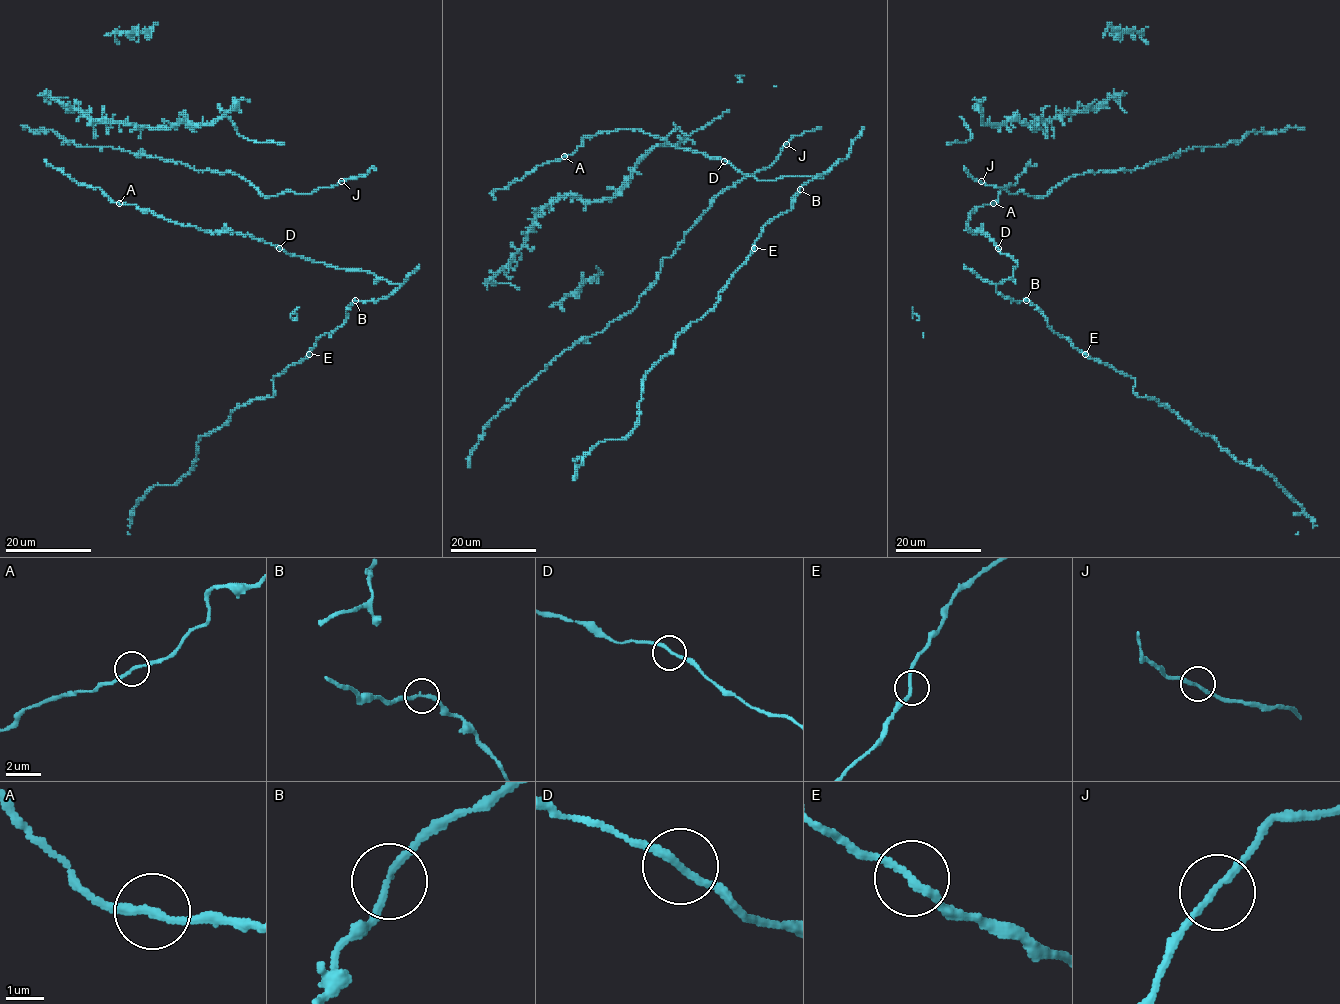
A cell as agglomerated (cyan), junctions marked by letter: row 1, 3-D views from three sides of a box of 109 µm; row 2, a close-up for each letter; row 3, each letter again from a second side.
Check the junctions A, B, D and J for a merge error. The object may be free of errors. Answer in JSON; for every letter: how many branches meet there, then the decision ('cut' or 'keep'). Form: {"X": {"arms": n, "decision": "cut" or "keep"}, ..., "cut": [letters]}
{"A": {"arms": 2, "decision": "keep"}, "B": {"arms": 2, "decision": "keep"}, "D": {"arms": 2, "decision": "keep"}, "J": {"arms": 2, "decision": "keep"}, "cut": []}

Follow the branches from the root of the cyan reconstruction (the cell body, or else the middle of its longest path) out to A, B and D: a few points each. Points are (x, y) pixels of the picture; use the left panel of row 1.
A: (79, 185), (98, 188), (111, 201), (119, 203)
B: (79, 185), (176, 223), (251, 235), (289, 254), (370, 271), (400, 285), (380, 299), (355, 300)
D: (79, 185), (98, 188), (113, 202), (132, 204), (176, 223), (207, 232), (251, 235), (279, 248)

